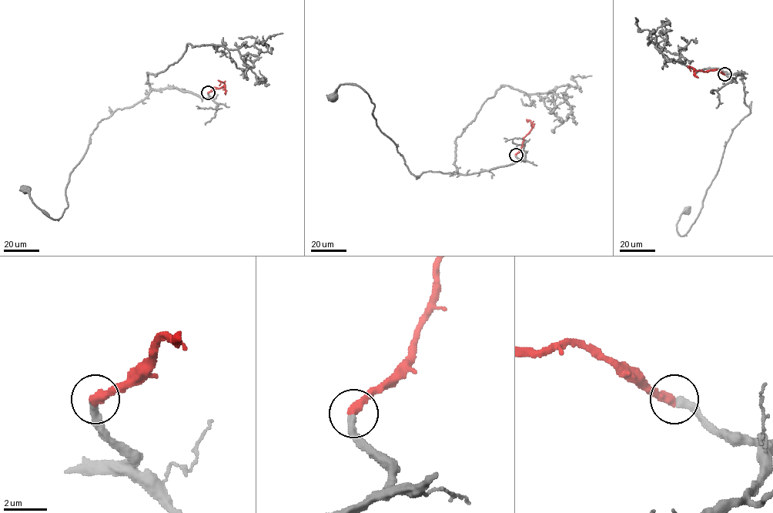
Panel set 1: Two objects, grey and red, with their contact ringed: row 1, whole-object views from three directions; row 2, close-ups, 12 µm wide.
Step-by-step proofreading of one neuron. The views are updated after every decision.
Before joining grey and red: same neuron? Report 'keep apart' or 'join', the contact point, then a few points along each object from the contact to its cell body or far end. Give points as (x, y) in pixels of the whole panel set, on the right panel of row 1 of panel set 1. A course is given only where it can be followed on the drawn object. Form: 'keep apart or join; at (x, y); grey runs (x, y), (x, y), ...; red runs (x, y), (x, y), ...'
join; at (724, 74); grey runs (724, 74), (735, 78), (741, 73), (750, 112), (732, 131), (697, 218), (681, 236), (677, 224), (687, 210); red runs (724, 74), (717, 69), (697, 71), (688, 67), (691, 71)

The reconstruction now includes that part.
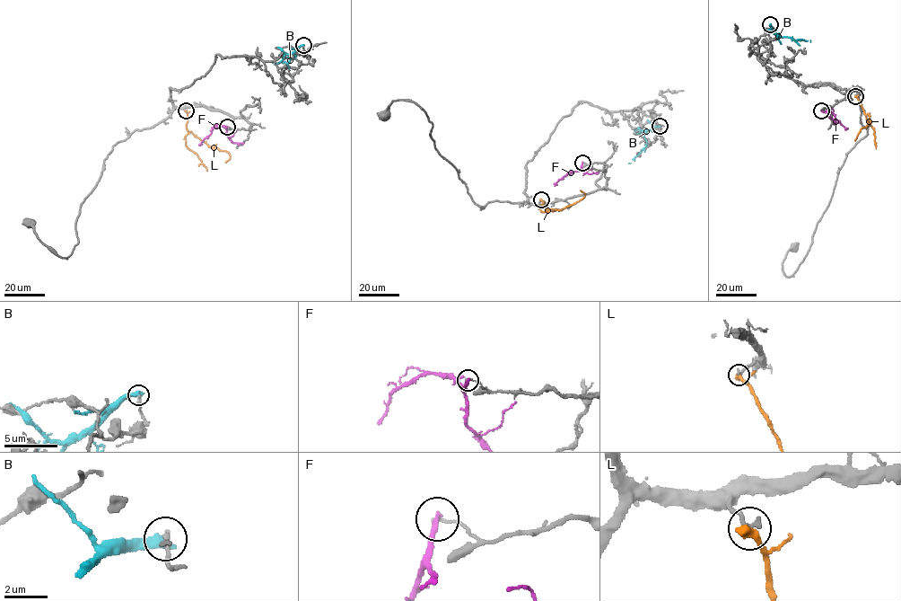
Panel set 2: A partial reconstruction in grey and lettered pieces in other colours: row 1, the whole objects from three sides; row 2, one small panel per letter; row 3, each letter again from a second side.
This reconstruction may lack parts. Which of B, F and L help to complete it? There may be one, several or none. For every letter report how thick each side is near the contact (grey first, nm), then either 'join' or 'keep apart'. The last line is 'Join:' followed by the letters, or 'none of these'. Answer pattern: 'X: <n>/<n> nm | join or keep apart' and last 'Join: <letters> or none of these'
B: 300/480 nm | keep apart
F: 110/280 nm | keep apart
L: 220/400 nm | keep apart
Join: none of these

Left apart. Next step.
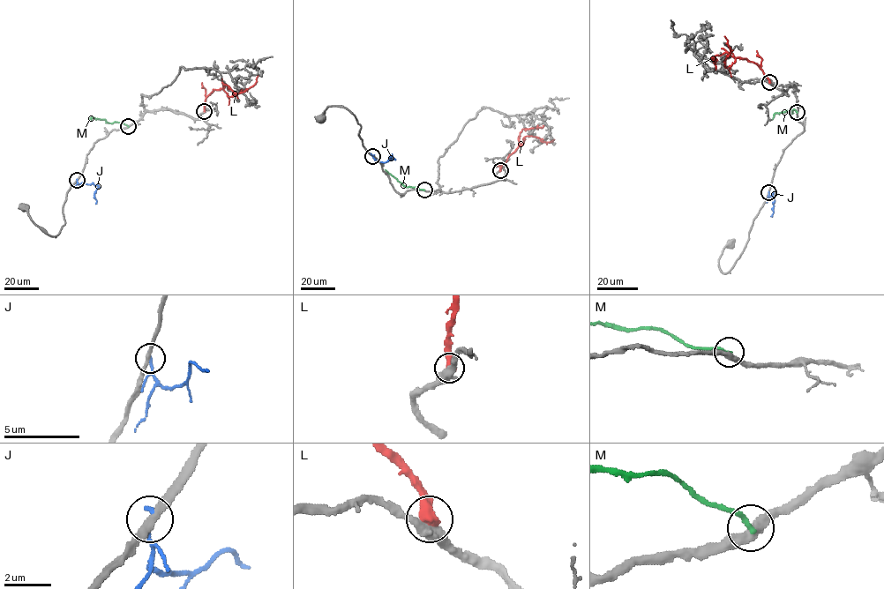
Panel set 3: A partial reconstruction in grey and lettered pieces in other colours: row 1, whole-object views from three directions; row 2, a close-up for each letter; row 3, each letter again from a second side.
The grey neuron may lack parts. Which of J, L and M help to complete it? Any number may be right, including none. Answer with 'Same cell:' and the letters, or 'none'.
Same cell: none

